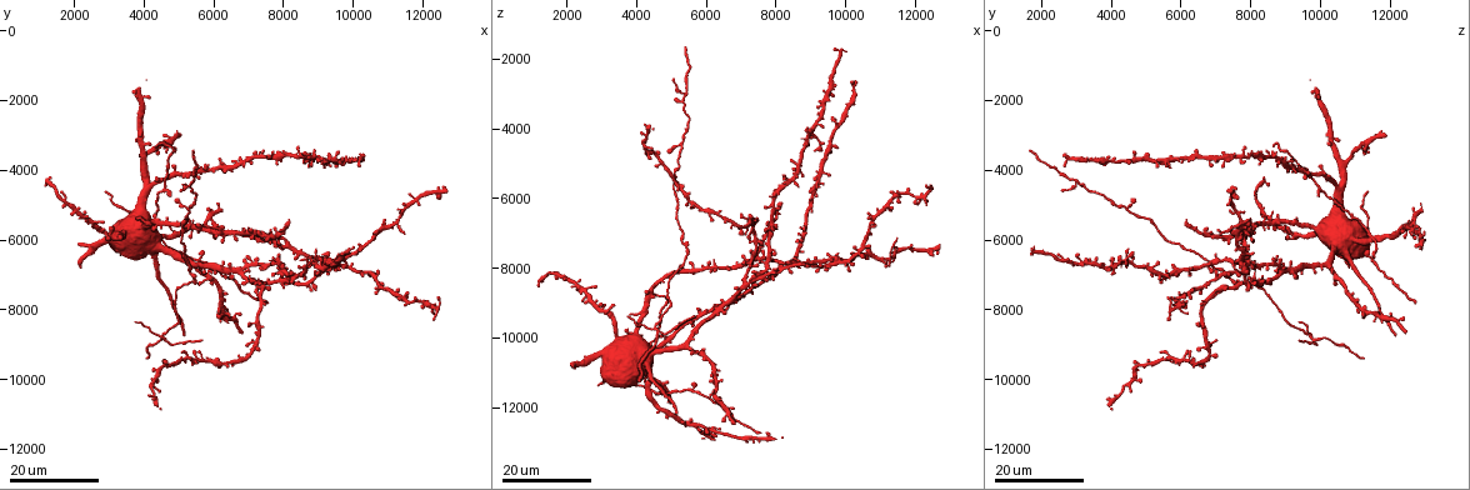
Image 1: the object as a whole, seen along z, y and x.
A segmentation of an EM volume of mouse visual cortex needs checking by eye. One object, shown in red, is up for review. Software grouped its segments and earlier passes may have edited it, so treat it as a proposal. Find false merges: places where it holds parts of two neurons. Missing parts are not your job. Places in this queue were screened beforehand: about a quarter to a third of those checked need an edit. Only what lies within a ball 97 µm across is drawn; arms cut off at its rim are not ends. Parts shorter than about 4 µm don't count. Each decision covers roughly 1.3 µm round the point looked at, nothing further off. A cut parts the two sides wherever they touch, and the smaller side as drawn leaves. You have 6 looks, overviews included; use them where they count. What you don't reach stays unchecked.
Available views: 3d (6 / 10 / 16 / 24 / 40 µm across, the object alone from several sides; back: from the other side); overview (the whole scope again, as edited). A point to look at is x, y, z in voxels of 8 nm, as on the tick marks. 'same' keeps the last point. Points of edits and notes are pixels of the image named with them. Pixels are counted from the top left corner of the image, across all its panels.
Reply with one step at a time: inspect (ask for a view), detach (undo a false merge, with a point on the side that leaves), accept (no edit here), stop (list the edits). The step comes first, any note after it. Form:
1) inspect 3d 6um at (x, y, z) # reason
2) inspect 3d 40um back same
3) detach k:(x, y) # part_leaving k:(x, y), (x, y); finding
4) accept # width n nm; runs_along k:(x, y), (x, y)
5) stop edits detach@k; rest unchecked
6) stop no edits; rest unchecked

inspect 3d 24um at (4700, 8900, 9800) # three-way junction

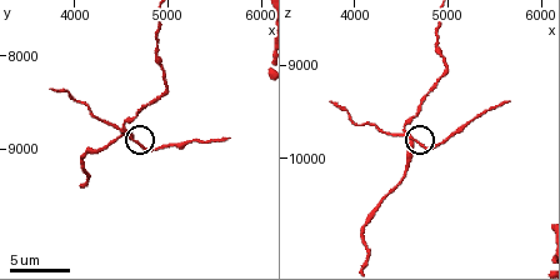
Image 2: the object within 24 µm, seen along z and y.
inspect 3d 10um at (4650, 8900, 9850)

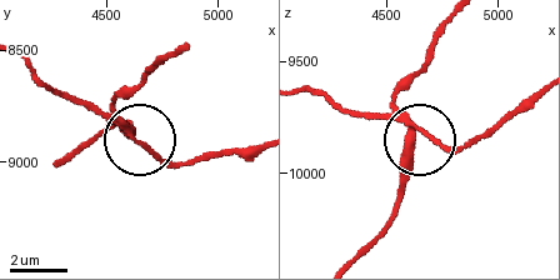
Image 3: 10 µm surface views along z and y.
detach 3:(153, 149) # arms 3; part_leaving 3:(121, 126), (176, 161), (255, 155); a second neuron is stuck on

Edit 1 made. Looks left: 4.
inspect 3d 24um at (6100, 5900, 7900)

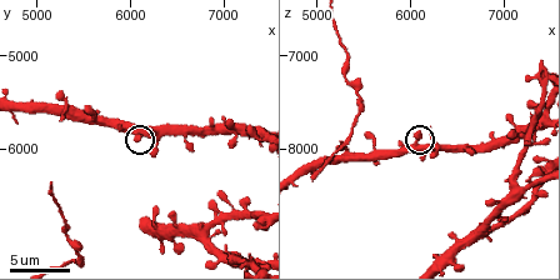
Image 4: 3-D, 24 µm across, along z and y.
inspect 3d 10um at (6100, 5850, 7900)

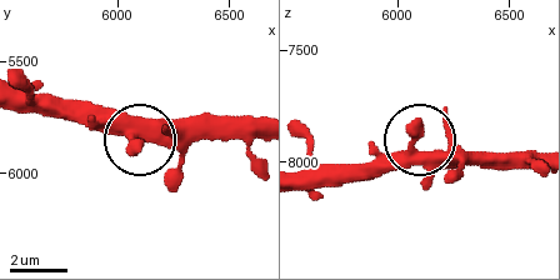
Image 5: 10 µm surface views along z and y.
accept # one neuron here

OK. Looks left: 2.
inspect 3d 16um at (5400, 4400, 3000) # branch point

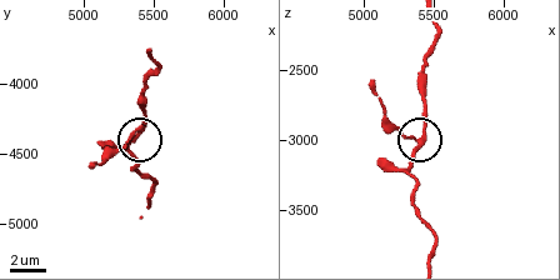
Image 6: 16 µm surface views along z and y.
inspect 3d 10um at (5360, 4340, 3020) # zoom in

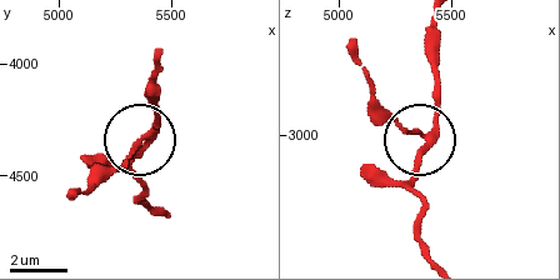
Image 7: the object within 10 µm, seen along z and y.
accept # side_arm 5 um; arms 3; all the same neuron

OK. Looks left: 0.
stop edits detach@3; rest unchecked

